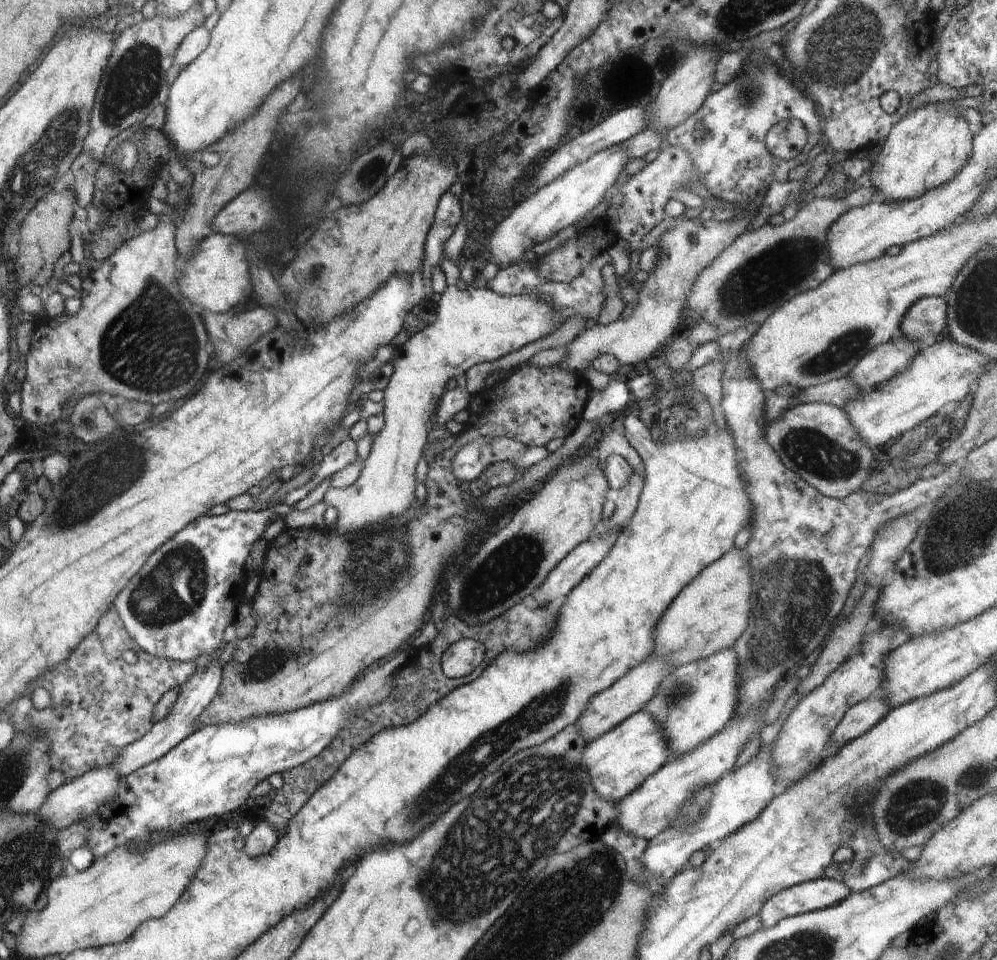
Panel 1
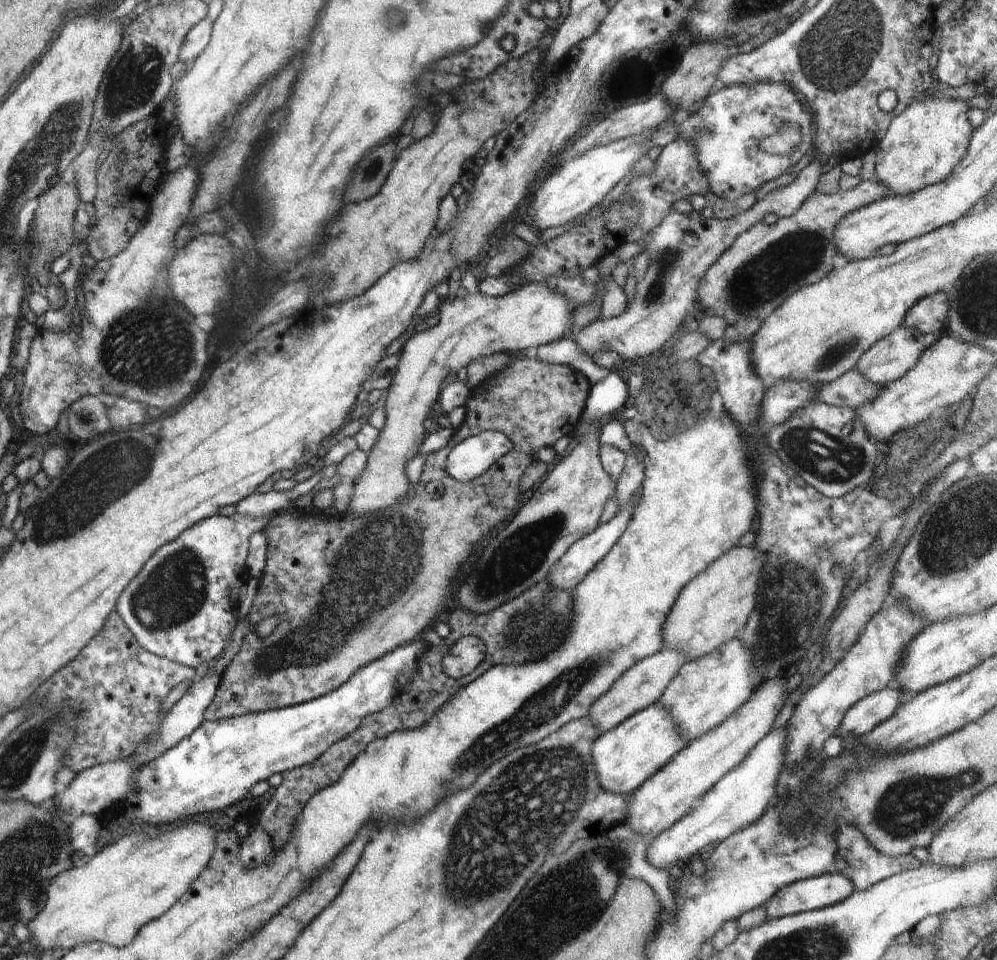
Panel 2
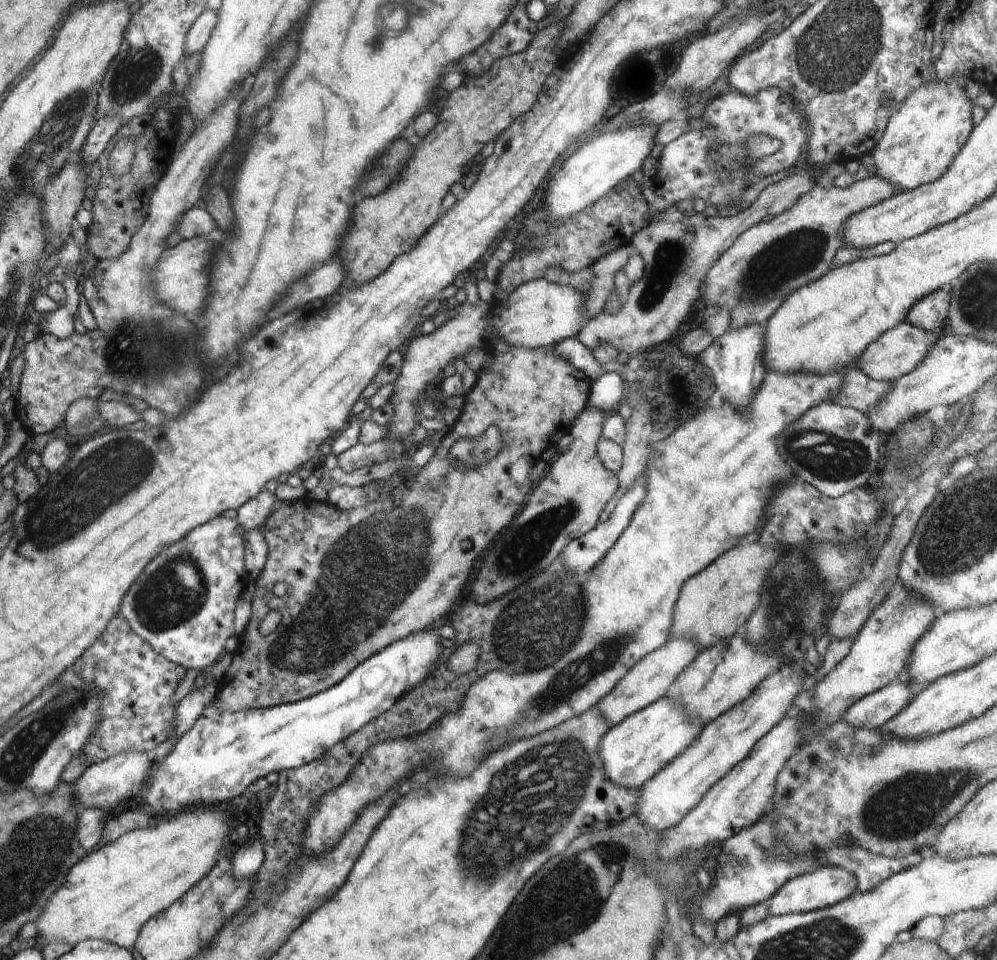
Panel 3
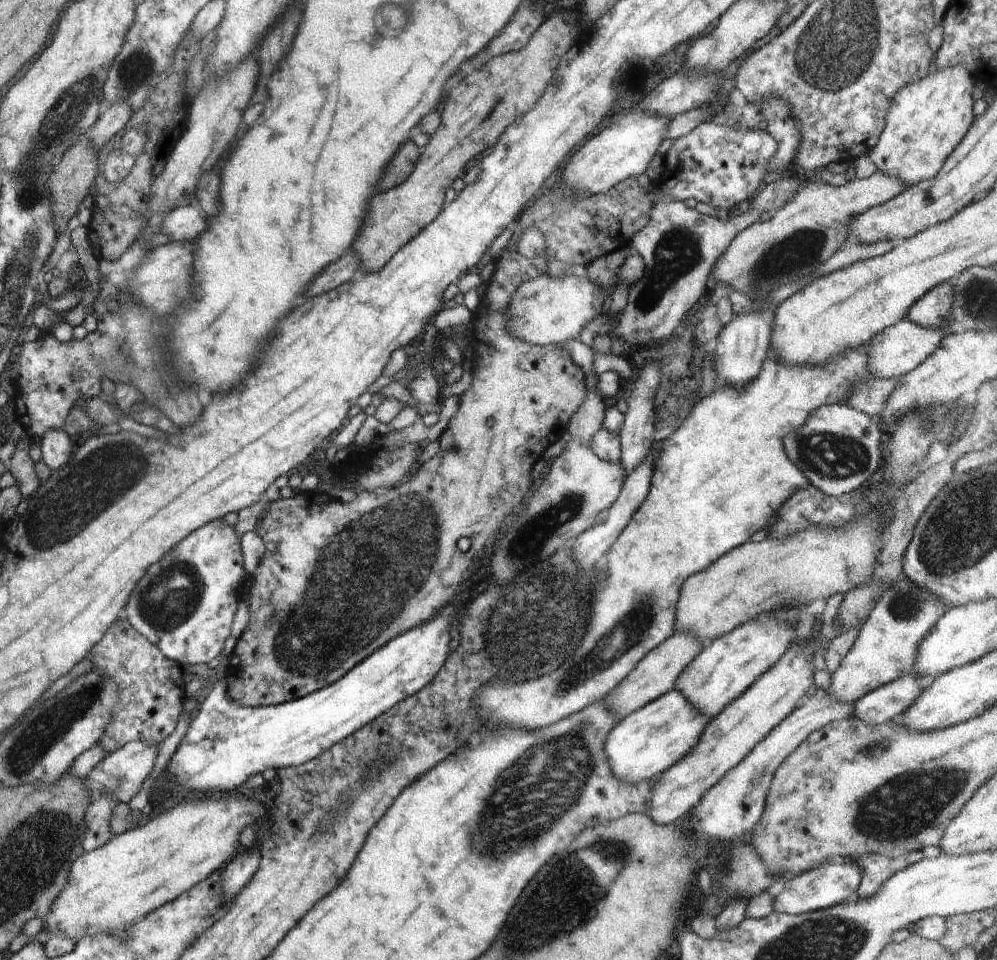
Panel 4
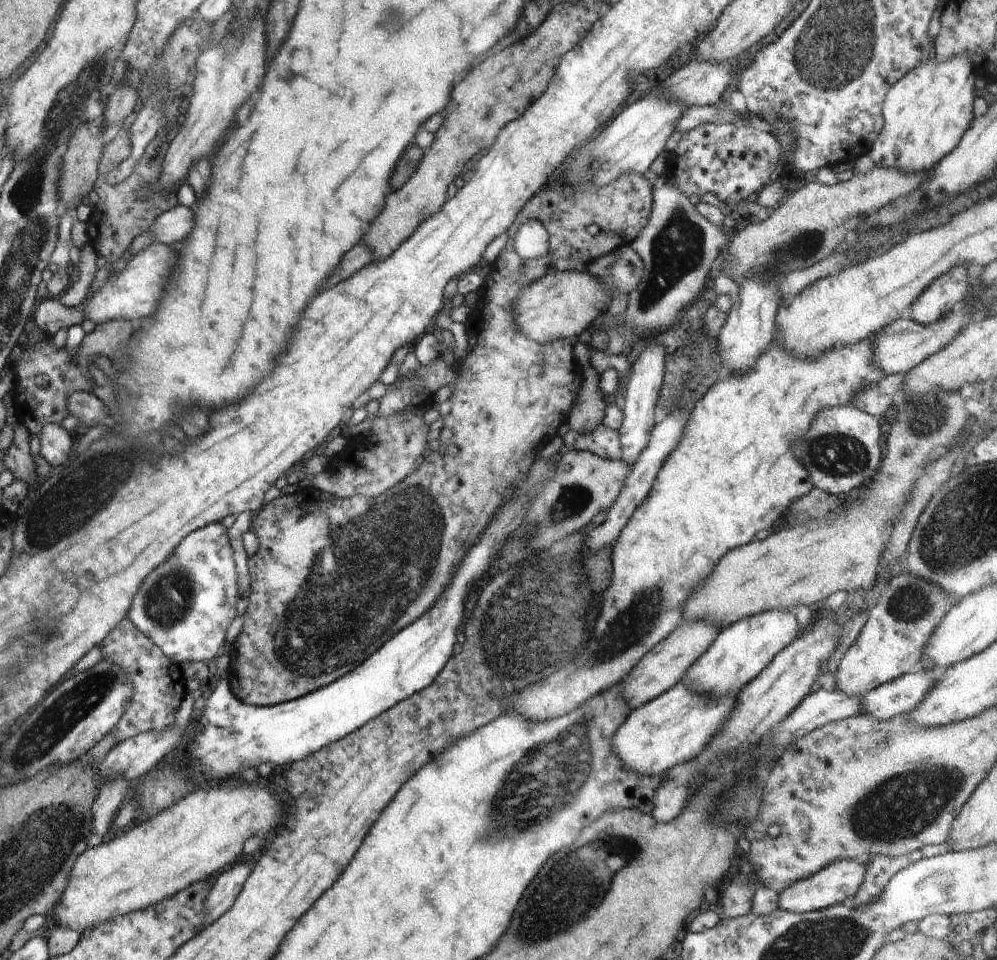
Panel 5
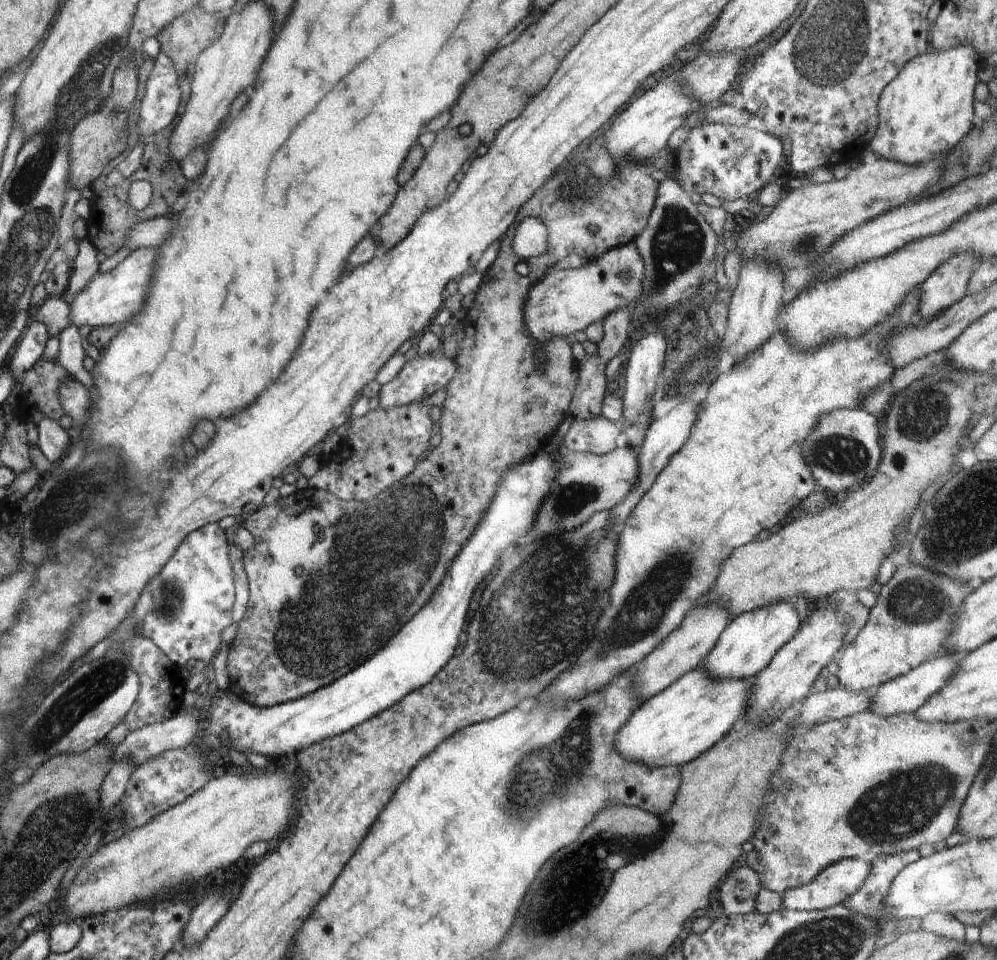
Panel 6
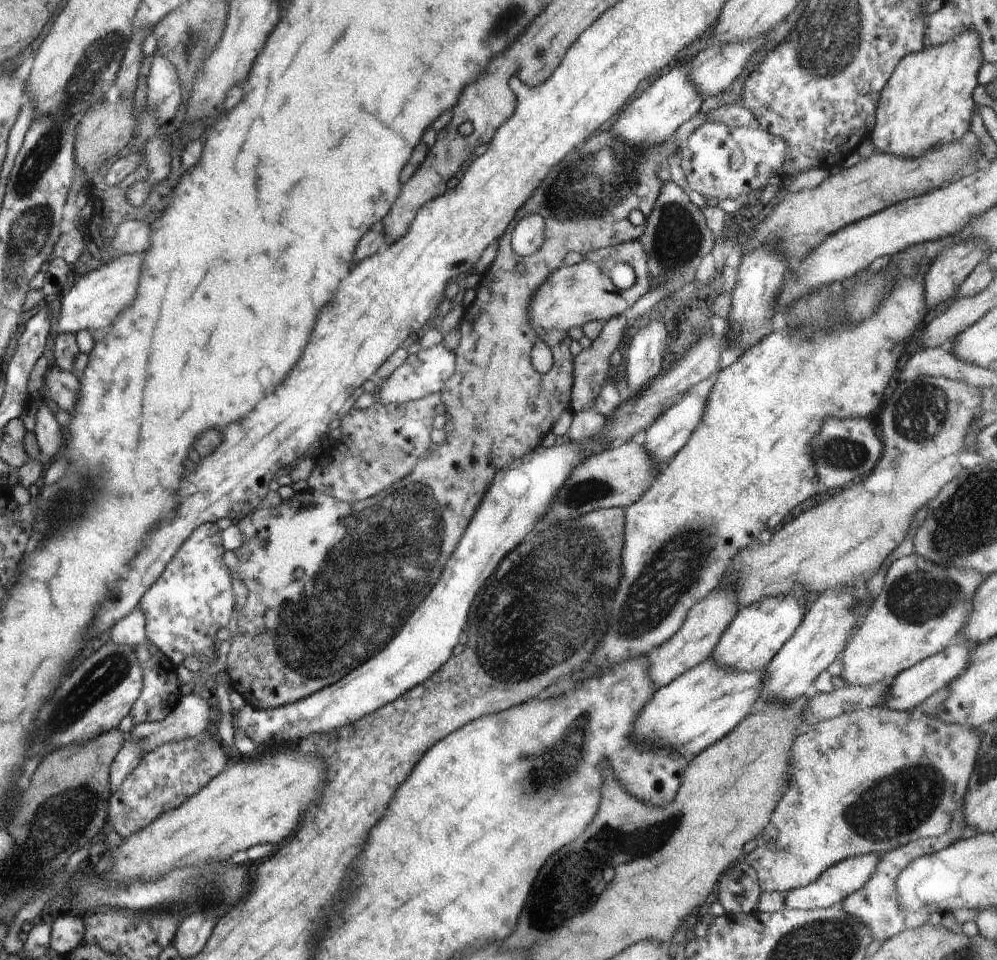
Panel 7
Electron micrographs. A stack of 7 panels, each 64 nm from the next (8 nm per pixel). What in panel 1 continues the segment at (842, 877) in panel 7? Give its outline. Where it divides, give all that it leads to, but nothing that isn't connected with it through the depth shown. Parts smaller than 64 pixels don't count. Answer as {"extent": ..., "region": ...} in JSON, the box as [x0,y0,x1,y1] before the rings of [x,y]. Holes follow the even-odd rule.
{"extent":[759,878,850,929],"region":[[[827,878],[808,881],[772,895],[760,909],[759,917],[763,926],[771,929],[785,918],[838,904],[850,893],[842,881]]]}

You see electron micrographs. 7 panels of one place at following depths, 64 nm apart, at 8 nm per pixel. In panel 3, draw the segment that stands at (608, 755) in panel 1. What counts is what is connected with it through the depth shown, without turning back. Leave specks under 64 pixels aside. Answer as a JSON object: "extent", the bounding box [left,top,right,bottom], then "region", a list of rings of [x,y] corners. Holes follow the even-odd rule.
{"extent":[597,696,702,789],"region":[[[664,696],[606,731],[597,748],[604,776],[612,784],[640,789],[647,780],[651,780],[657,772],[684,752],[698,737],[700,730],[702,728],[698,724],[692,724],[687,719],[678,701]]]}

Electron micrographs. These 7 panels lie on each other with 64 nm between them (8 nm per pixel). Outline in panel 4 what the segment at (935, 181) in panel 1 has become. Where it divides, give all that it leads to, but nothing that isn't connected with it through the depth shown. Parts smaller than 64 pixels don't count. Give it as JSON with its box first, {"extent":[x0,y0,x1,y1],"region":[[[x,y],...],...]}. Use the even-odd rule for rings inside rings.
{"extent":[868,66,975,187],"region":[[[953,66],[901,88],[886,113],[884,130],[868,154],[877,170],[908,187],[933,179],[974,122],[971,92],[975,84],[968,69]]]}

